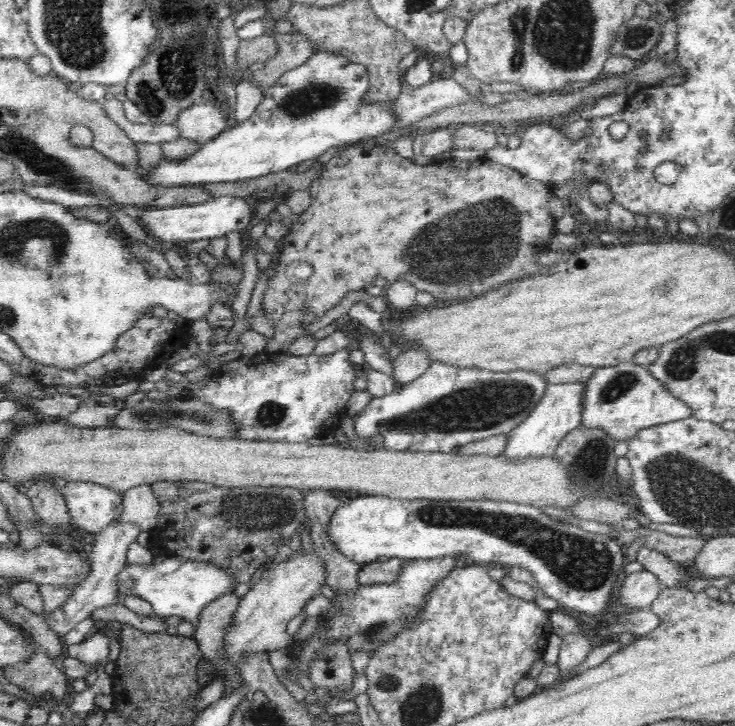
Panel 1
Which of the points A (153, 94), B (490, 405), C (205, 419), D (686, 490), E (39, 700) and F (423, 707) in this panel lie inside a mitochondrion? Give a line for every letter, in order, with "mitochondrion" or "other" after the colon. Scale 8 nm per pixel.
A: mitochondrion
B: mitochondrion
C: mitochondrion
D: mitochondrion
E: other
F: mitochondrion

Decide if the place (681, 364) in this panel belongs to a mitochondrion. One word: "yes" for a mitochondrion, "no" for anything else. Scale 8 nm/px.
yes

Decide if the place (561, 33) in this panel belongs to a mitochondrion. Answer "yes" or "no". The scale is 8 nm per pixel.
yes

